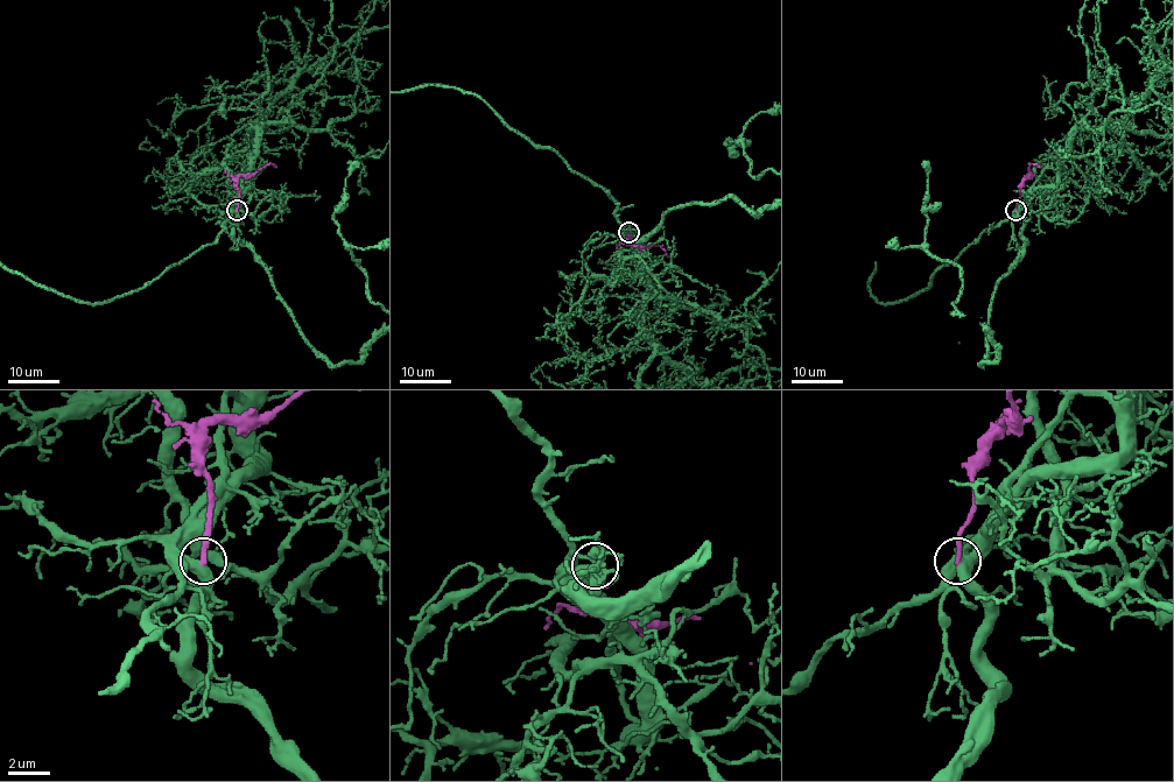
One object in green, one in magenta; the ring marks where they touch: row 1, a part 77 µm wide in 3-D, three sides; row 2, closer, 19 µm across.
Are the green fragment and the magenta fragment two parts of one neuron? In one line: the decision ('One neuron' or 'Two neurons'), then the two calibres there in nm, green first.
Two neurons. Thickness 500 nm (green) against 280 nm

